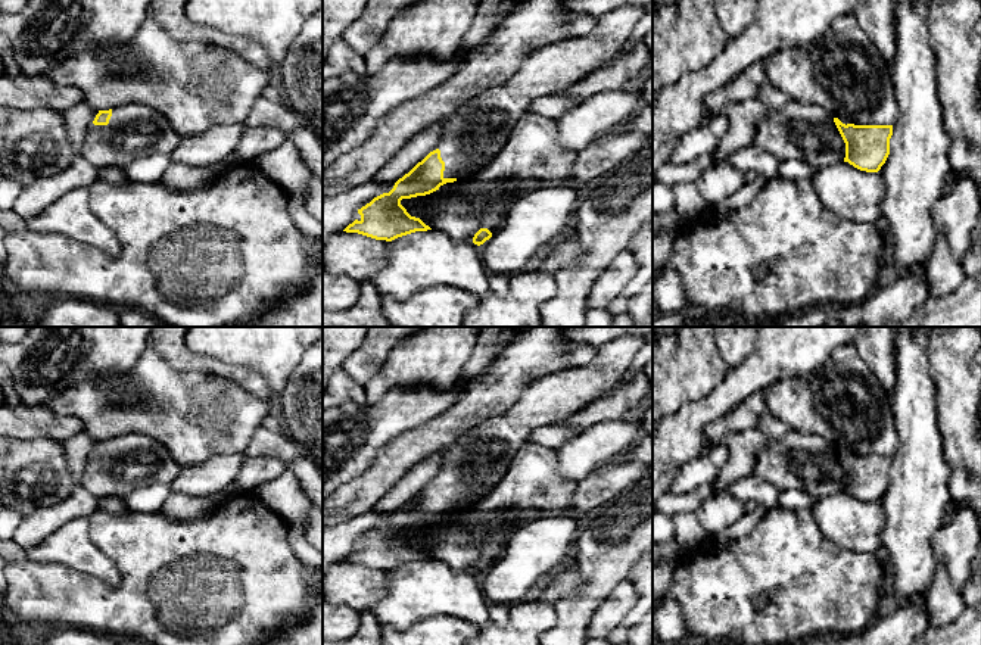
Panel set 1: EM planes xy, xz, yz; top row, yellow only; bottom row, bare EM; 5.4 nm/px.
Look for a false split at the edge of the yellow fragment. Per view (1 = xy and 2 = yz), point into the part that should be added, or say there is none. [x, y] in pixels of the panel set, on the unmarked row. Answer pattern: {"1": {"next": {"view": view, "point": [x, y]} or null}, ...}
{"1": {"next": {"view": "xy", "point": [133, 461]}}, "2": {"next": {"view": "yz", "point": [794, 461]}}}

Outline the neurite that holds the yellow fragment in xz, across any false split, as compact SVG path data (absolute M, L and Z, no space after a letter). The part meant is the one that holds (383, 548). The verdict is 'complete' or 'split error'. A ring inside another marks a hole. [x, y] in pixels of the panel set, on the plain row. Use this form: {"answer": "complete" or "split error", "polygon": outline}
{"answer": "split error", "polygon": "M625 334L616 337L595 348L597 355L589 364L538 380L504 414L495 415L461 434L454 445L440 451L443 467L439 477L399 508L389 523L374 527L358 539L361 549L355 549L343 561L392 571L415 561L432 560L420 548L411 546L401 530L430 524L440 515L471 507L477 499L486 496L505 476L510 461L529 443L529 437L536 429L558 423L613 389L623 378L644 345L644 336Z"}

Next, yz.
{"answer": "split error", "polygon": "M791 430L778 440L769 440L757 455L753 476L773 484L778 490L803 489L815 498L848 492L866 502L878 502L890 484L893 455L843 454L823 437L801 436Z"}

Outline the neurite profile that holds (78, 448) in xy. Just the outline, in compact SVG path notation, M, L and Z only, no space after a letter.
M84 431L62 442L68 468L75 482L81 480L84 467L87 465L97 443L99 440Z

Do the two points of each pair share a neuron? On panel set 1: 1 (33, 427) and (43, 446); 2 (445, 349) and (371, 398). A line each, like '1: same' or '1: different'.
1: different
2: same

